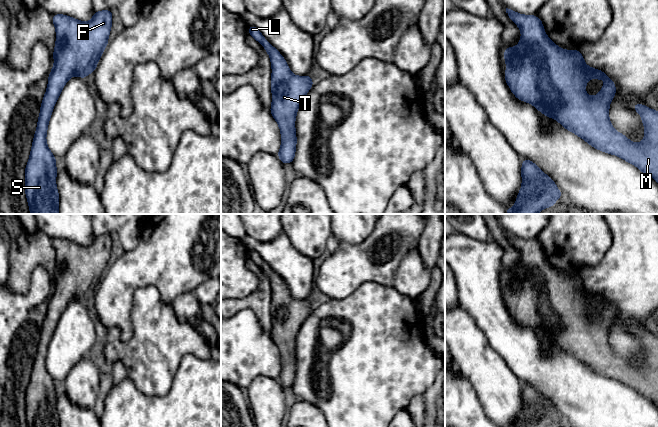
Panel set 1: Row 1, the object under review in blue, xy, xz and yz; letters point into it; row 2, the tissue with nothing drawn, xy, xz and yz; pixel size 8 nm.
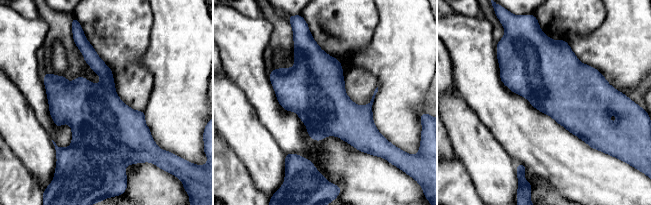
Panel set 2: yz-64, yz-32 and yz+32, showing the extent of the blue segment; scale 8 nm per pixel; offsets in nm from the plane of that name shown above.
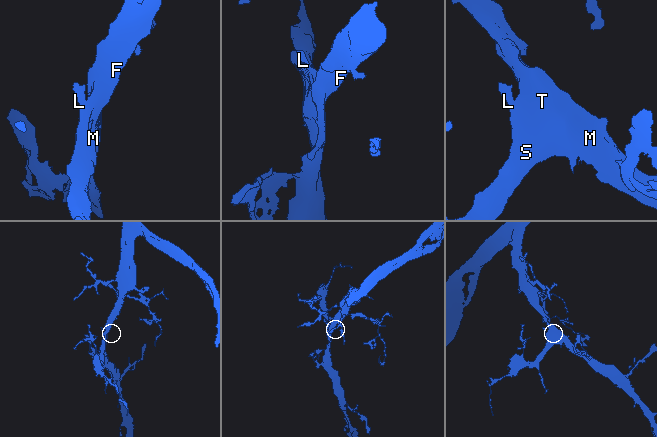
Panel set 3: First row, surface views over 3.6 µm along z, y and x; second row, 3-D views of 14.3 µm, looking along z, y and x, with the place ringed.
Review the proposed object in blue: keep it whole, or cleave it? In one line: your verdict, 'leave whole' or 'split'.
leave whole

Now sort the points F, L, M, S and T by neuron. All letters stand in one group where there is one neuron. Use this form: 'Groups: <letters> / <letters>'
Groups: F L M S T

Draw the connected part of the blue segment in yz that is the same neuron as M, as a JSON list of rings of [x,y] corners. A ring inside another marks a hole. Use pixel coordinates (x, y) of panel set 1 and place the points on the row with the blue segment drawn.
[[[508,8],[506,13],[521,30],[519,44],[504,49],[505,81],[516,98],[532,104],[545,116],[554,118],[597,150],[617,155],[635,165],[658,183],[658,111],[634,104],[634,110],[641,116],[645,136],[640,143],[631,142],[624,134],[617,132],[609,120],[609,106],[616,94],[614,82],[603,71],[587,66],[580,51],[564,50],[554,44],[546,35],[540,18],[522,15]],[[590,78],[605,80],[601,92],[594,97],[585,91]]]

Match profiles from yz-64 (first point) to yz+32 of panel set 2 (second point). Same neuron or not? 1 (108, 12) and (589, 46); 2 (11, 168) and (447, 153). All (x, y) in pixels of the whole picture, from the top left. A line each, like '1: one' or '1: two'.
1: two
2: two

